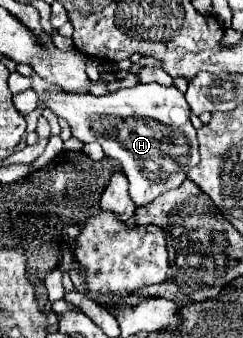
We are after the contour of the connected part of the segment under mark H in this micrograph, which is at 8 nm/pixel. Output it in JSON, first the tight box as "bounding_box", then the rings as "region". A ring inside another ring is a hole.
{"bounding_box":[44,84,200,206],"region":[[[138,84],[104,96],[46,90],[44,104],[56,116],[66,118],[72,136],[82,142],[98,142],[106,156],[122,164],[130,182],[130,198],[136,206],[146,206],[160,194],[178,188],[200,160],[196,130],[190,124],[190,108],[176,86]],[[160,124],[168,128],[160,128]]]}

